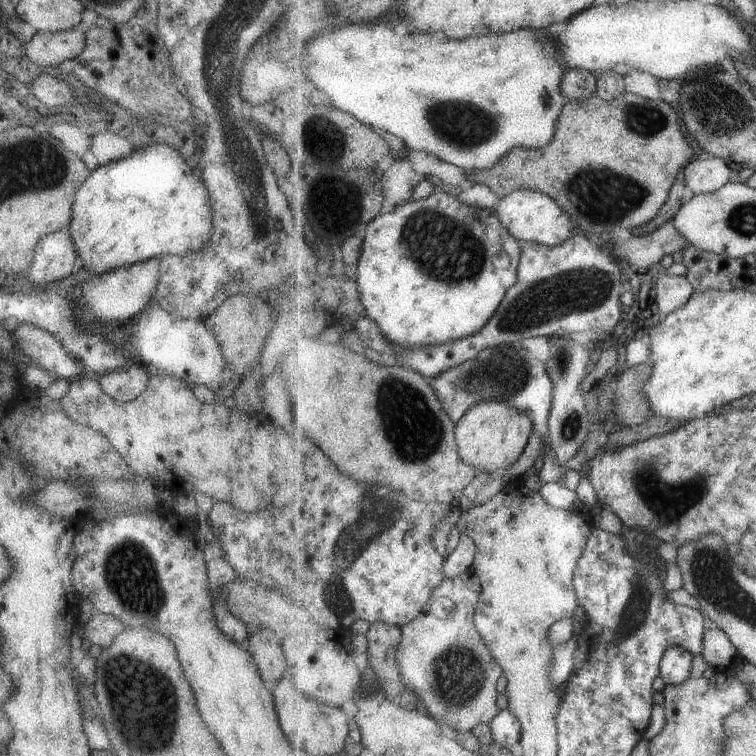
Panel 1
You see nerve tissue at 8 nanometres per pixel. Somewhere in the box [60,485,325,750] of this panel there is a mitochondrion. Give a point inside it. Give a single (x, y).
(146, 700)

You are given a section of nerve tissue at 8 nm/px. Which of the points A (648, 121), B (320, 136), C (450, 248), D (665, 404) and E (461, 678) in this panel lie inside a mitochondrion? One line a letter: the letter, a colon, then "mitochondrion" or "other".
A: mitochondrion
B: mitochondrion
C: mitochondrion
D: other
E: mitochondrion

